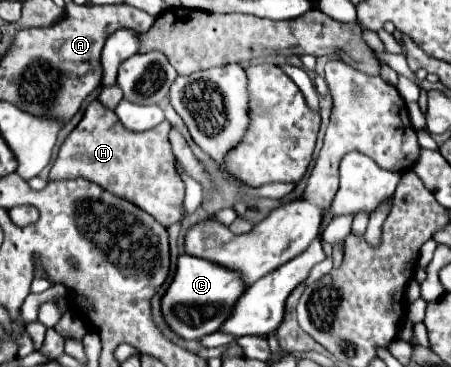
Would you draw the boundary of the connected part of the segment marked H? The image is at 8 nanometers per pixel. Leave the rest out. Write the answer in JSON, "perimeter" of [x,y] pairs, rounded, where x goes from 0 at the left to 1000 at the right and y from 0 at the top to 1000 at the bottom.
{"perimeter":[[[206,272],[188,300],[184,327],[135,392],[135,414],[113,458],[109,490],[188,485],[197,496],[215,496],[228,518],[242,518],[335,583],[353,610],[379,616],[410,589],[410,501],[388,463],[388,431],[370,376],[375,354],[379,338],[366,327],[335,354],[290,360],[264,332],[246,294]]]}

